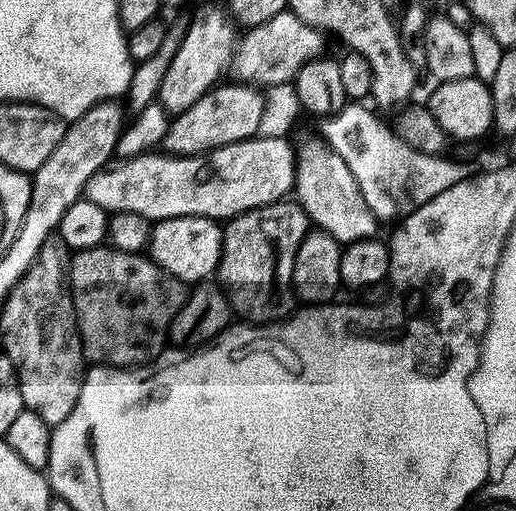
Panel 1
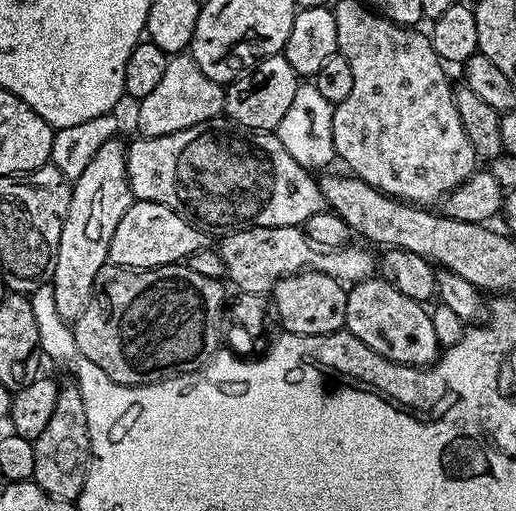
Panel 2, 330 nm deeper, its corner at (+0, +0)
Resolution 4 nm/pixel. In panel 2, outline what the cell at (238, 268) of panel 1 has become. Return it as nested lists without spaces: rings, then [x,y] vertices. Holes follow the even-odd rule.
[[[300,272],[300,292],[298,286],[294,286],[293,276],[283,276],[272,289],[270,299],[276,309],[279,327],[285,333],[294,336],[325,336],[344,328],[348,288],[336,277],[328,276],[325,272]]]

